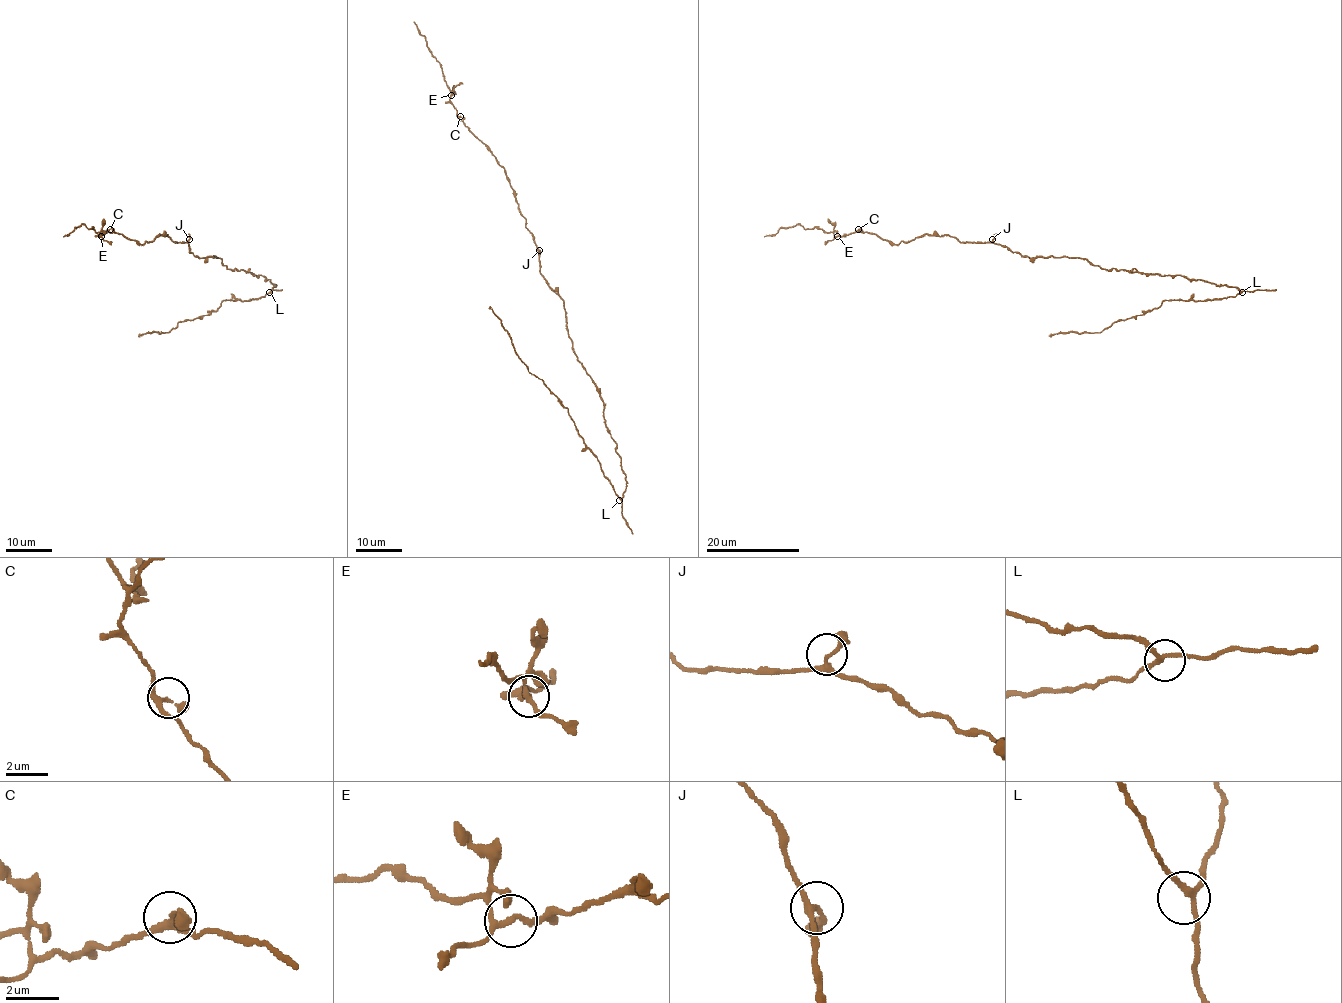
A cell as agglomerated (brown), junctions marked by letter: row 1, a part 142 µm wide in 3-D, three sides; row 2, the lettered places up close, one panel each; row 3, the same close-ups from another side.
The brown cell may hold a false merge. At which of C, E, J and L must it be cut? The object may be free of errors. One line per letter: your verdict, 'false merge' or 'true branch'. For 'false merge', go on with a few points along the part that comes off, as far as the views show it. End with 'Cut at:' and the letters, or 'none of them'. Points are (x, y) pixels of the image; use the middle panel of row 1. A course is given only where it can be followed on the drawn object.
C: true branch
E: true branch
J: true branch
L: true branch
Cut at: none of them

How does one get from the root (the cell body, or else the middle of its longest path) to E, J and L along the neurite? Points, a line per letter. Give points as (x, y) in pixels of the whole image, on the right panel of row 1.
E: (1100, 268), (948, 235), (897, 244), (865, 232), (838, 236)
J: (1100, 268), (1077, 257), (1022, 256), (997, 244), (992, 239)
L: (1100, 268), (1162, 276), (1180, 275), (1190, 279), (1234, 286), (1242, 292)

